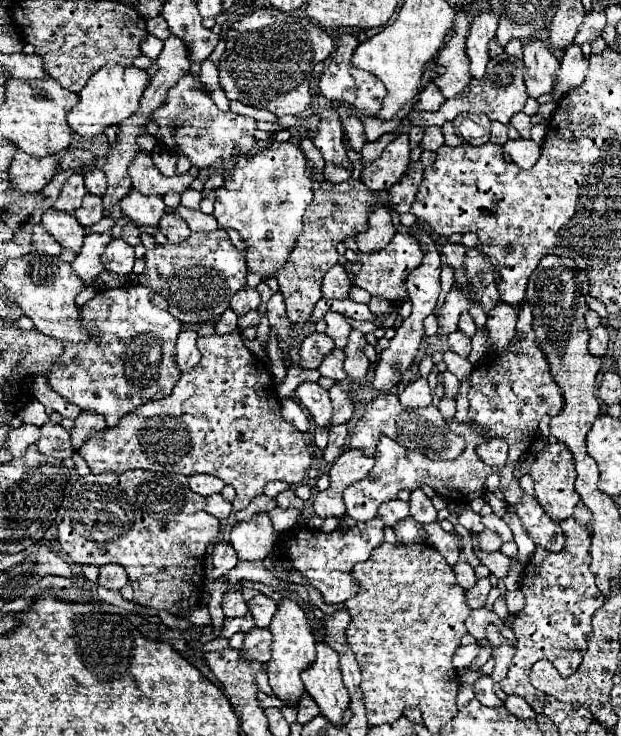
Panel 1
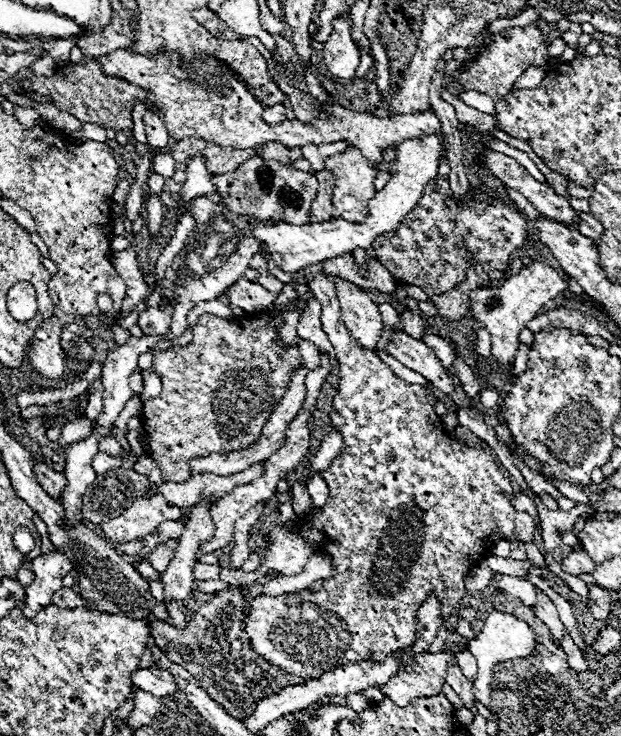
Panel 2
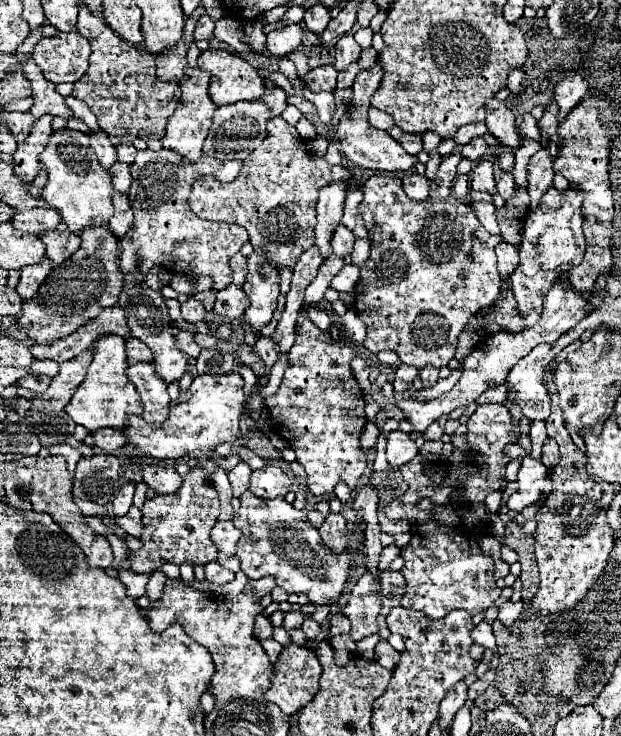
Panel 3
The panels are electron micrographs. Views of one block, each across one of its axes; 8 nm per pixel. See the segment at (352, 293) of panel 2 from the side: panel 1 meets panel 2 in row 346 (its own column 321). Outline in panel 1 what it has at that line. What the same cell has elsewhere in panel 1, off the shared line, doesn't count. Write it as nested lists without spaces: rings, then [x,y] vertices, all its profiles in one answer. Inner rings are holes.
[[[334,350],[332,354],[328,354],[328,358],[322,360],[322,366],[318,368],[320,376],[328,376],[336,382],[346,380],[346,372],[344,372],[344,352],[342,350]]]

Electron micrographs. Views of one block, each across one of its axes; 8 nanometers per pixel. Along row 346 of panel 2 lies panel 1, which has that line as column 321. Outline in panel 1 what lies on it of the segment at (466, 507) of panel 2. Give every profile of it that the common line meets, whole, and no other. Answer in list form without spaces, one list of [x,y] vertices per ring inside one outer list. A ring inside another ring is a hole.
[[[314,332],[300,346],[300,366],[306,370],[318,370],[320,362],[334,350],[334,340],[326,334]]]

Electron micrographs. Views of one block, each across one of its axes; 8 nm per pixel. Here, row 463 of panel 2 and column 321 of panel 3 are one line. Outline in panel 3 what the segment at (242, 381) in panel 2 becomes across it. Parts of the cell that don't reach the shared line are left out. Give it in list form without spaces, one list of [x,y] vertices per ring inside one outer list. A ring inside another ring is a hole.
[[[274,116],[266,122],[266,138],[262,144],[244,160],[240,176],[236,176],[232,182],[222,184],[216,182],[212,176],[202,176],[194,182],[192,192],[190,192],[190,208],[198,218],[206,220],[224,220],[224,222],[234,222],[238,226],[244,226],[250,236],[250,244],[254,250],[264,250],[268,262],[274,268],[292,268],[294,262],[302,256],[302,244],[314,246],[314,224],[316,224],[316,202],[318,202],[318,192],[330,182],[346,182],[346,190],[350,186],[358,186],[356,178],[350,174],[350,170],[342,164],[332,166],[326,162],[324,156],[316,156],[306,148],[306,140],[300,138],[294,126],[282,120],[282,116]]]

